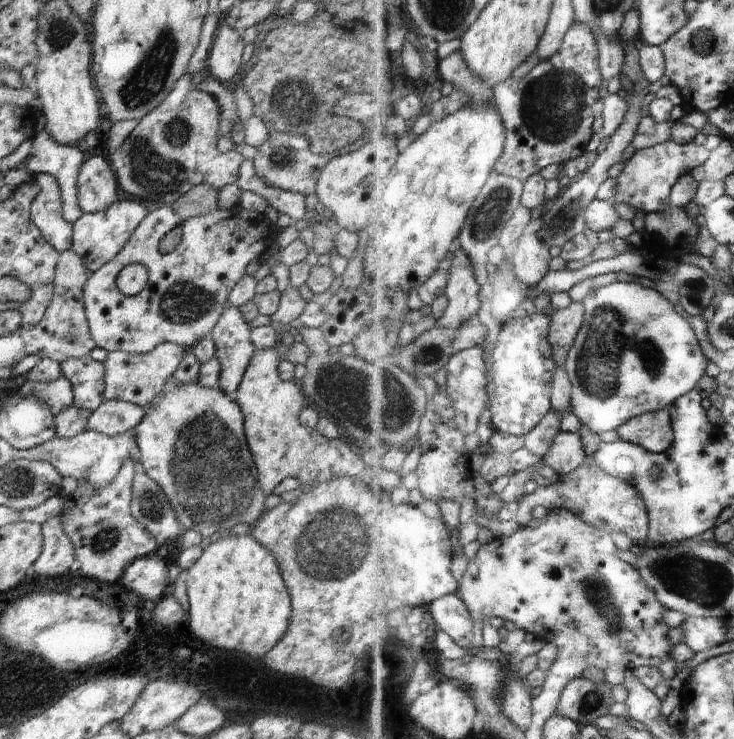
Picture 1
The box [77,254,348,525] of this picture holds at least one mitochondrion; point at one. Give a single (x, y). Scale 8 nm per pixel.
(186, 303)

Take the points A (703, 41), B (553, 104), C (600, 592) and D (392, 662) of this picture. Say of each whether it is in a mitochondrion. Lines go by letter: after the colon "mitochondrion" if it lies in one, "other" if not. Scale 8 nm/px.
A: mitochondrion
B: mitochondrion
C: mitochondrion
D: other

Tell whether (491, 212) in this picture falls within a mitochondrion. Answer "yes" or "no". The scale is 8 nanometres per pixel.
yes

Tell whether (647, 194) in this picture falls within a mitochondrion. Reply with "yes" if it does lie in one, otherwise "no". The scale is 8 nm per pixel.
no

